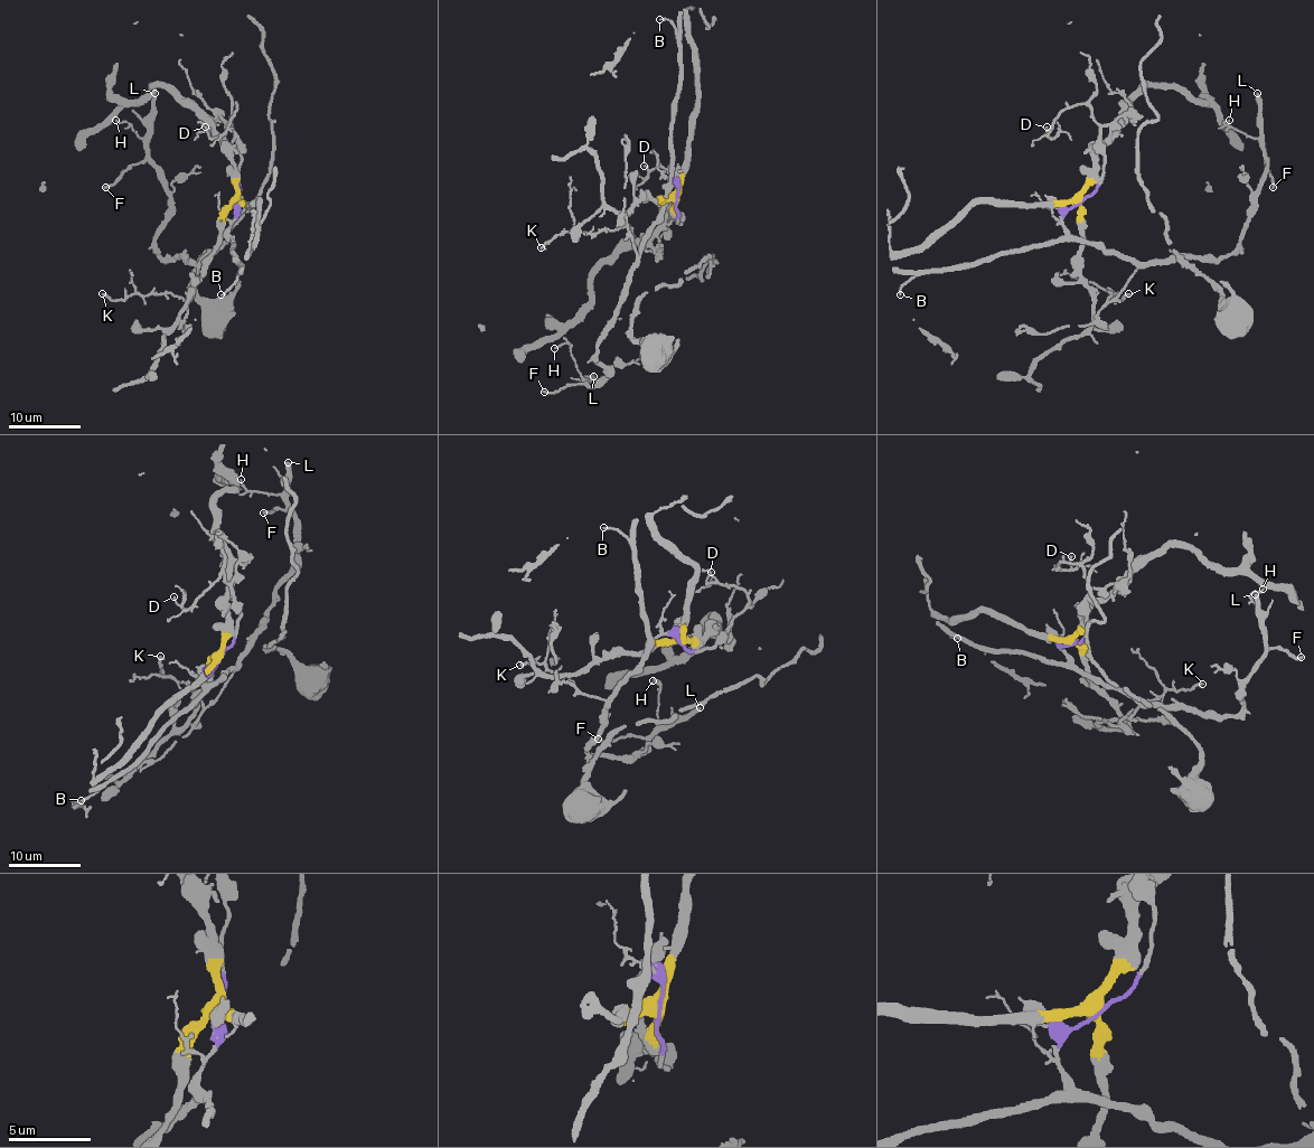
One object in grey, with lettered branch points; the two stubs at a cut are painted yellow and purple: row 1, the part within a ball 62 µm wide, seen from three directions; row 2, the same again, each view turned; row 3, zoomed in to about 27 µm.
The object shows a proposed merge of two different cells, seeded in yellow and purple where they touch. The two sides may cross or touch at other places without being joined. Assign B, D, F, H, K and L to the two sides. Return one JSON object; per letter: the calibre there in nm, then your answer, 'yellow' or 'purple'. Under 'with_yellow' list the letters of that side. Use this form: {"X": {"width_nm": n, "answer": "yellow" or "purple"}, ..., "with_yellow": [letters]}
{"B": {"width_nm": 150, "answer": "purple"}, "D": {"width_nm": 100, "answer": "purple"}, "F": {"width_nm": 190, "answer": "purple"}, "H": {"width_nm": 120, "answer": "purple"}, "K": {"width_nm": 170, "answer": "purple"}, "L": {"width_nm": 360, "answer": "purple"}, "with_yellow": []}

